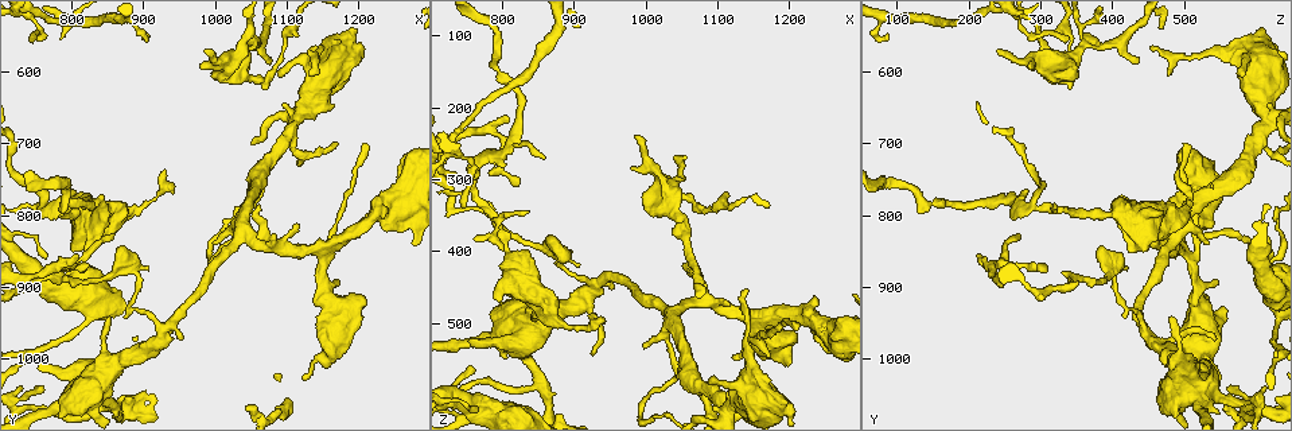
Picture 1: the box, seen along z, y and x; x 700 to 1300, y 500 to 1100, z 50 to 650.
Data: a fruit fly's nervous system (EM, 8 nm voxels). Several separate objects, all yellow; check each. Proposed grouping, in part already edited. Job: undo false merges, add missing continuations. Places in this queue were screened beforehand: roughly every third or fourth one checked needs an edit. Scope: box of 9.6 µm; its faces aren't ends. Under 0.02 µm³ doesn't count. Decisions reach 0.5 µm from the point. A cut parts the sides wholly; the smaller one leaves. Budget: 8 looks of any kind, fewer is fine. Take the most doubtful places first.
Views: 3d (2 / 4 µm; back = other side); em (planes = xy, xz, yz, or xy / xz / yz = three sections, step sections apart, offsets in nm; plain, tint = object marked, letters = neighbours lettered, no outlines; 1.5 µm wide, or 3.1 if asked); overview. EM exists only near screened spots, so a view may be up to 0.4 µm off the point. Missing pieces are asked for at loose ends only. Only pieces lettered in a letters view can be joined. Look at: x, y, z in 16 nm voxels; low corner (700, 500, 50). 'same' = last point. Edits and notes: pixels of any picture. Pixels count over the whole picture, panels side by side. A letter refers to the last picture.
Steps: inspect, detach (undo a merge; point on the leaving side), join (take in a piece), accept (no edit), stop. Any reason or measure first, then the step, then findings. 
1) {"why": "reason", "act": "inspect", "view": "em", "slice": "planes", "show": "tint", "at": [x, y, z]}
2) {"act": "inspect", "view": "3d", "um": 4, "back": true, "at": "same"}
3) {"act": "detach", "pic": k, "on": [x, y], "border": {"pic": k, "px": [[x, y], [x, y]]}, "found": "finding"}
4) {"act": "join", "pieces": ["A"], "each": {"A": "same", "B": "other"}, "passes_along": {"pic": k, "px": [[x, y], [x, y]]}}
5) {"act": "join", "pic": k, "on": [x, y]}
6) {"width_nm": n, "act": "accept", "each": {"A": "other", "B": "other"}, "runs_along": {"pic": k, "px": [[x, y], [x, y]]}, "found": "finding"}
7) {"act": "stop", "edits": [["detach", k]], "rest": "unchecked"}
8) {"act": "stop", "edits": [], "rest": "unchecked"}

{"why": "abrupt turn", "act": "inspect", "view": "em", "slice": "planes", "show": "letters", "at": [790, 790, 140]}

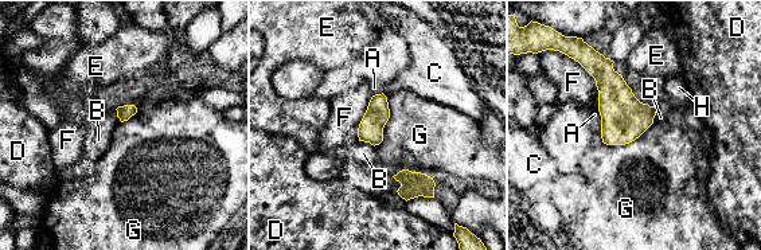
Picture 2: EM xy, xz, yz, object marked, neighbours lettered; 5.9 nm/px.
{"act": "accept", "each": {"A": "other", "B": "other", "C": "other", "D": "other", "E": "other", "F": "other", "G": "other", "H": "other"}, "border": {"pic": 2, "px": [[387, 97], [389, 120], [374, 145]]}, "found": "all the same neuron"}

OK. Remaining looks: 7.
{"why": "side arm on a straight run", "act": "inspect", "view": "em", "slice": "planes", "show": "letters", "at": [1110, 660, 620]}

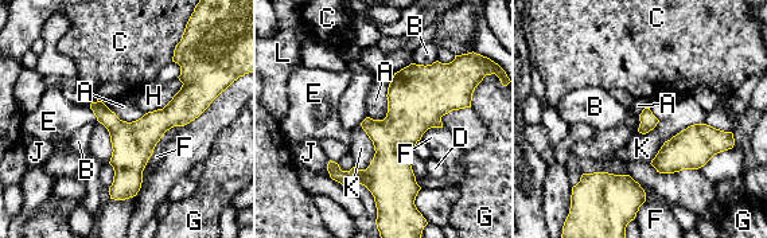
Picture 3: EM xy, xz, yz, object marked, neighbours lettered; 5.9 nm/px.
{"act": "accept", "each": {"A": "other", "B": "other", "C": "other", "D": "other", "E": "other", "F": "other", "G": "other", "H": "other", "J": "other", "K": "other", "L": "other"}, "found": "all the same neuron"}

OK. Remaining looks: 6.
{"why": "free end", "act": "inspect", "view": "em", "slice": "planes", "show": "letters", "at": [1130, 1030, 545]}

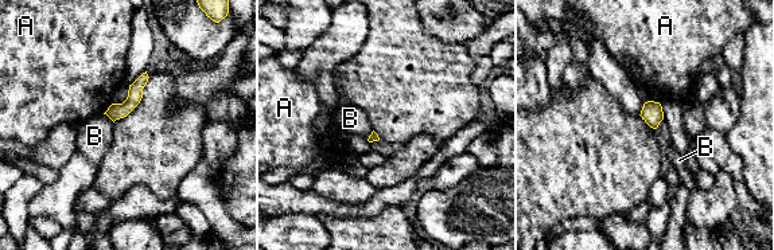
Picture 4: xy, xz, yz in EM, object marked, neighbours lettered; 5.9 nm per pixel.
{"act": "accept", "each": {"A": "other", "B": "other"}, "border": {"pic": 4, "px": [[104, 113], [113, 121]]}, "found": "none of them fits"}

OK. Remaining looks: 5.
{"act": "stop", "edits": [], "rest": "unchecked"}

